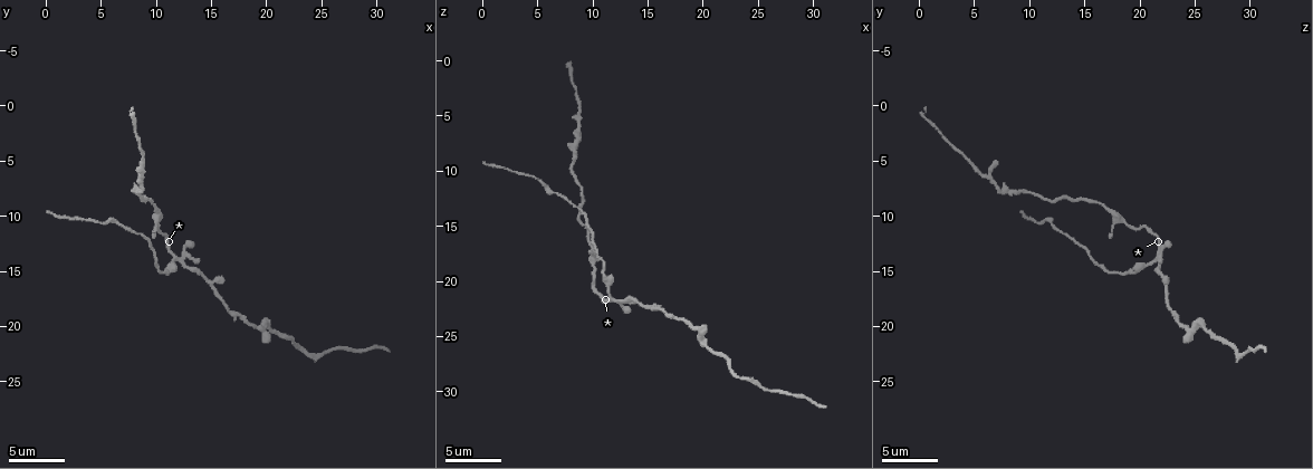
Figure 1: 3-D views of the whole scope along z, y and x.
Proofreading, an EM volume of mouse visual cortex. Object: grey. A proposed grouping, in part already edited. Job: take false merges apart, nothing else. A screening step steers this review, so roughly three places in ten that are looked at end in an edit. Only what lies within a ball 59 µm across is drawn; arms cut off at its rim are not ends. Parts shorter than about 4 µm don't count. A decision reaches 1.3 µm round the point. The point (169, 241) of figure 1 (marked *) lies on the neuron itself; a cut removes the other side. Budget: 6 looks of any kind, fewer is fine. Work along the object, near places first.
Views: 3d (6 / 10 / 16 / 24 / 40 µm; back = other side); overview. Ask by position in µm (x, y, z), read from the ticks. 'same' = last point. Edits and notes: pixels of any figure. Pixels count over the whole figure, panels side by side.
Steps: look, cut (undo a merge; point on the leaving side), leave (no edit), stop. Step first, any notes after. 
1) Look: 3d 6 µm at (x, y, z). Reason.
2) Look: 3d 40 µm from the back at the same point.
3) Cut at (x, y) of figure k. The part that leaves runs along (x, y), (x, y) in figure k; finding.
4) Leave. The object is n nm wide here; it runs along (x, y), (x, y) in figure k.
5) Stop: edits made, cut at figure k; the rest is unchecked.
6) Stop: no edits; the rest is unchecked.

Look: 3d 10 µm at (11.6, 14.0, 21.4). Four-way junction.

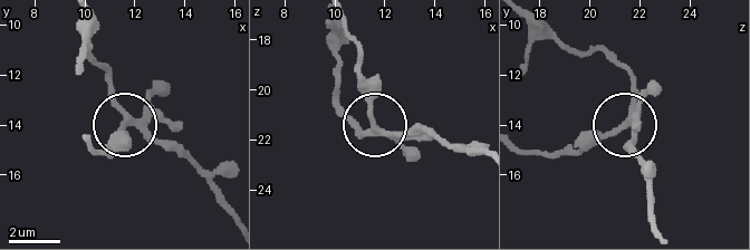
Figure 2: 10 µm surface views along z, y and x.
Leave. The side arm is 21 µm long; it runs along (363, 131), (374, 124), (363, 49) in figure 2; continuous, no second neuron.

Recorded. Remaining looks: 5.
Look: 3d 6 µm at (10.2, 10.8, 18.8). Thick turns thin.

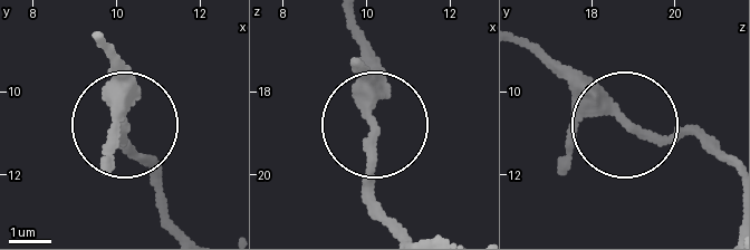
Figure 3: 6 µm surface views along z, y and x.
Leave. It runs along (392, 221), (371, 179), (371, 44) in figure 3; all the same neuron.

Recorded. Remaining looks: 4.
Look: 3d 16 µm at (20.2, 20.0, 25.4). Sudden change in width.

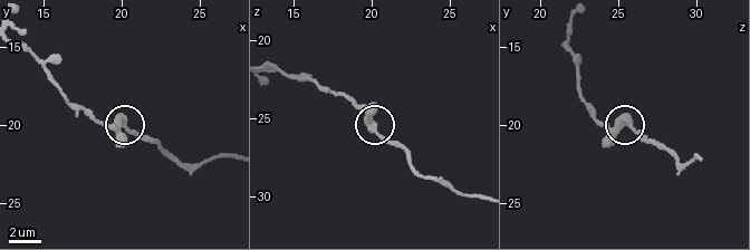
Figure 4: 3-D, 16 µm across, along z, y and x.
Leave. It runs along (19, 44), (67, 101), (103, 122), (127, 125), (150, 143) in figure 4; all the same neuron.

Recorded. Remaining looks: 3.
Stop: no edits; the rest is unchecked.

